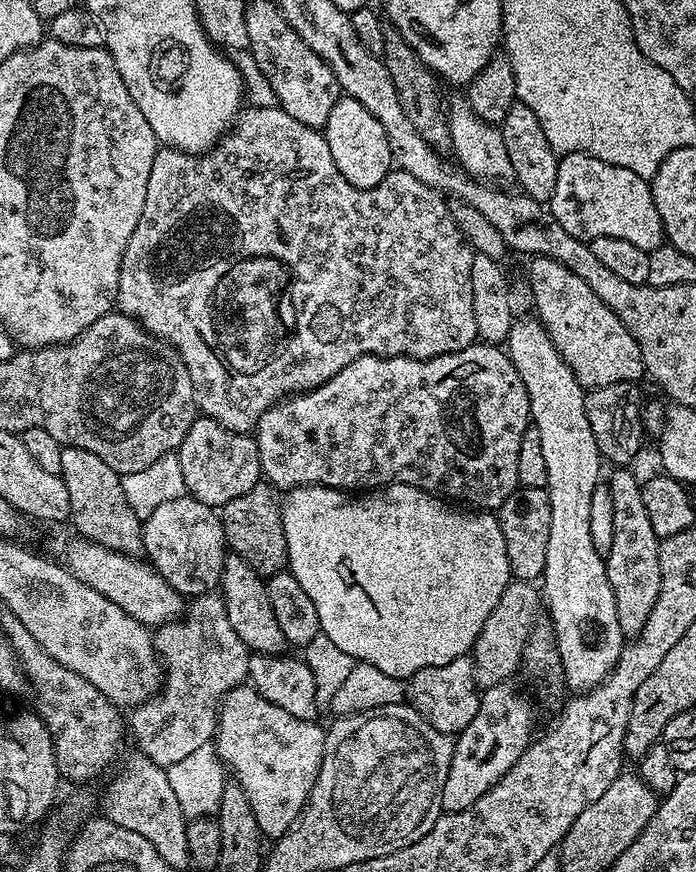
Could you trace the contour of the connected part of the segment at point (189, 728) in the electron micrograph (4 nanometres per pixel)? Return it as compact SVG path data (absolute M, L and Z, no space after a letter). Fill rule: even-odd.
M215 591L203 592L201 596L195 597L187 605L182 618L173 620L171 624L159 625L154 632L154 643L156 655L160 657L166 673L163 685L155 696L131 709L132 717L127 717L126 724L130 729L130 736L136 739L136 744L140 747L137 748L139 755L153 760L159 768L166 770L215 737L220 702L231 688L237 688L247 681L250 653L242 638L234 634L230 618L226 618L224 597Z

